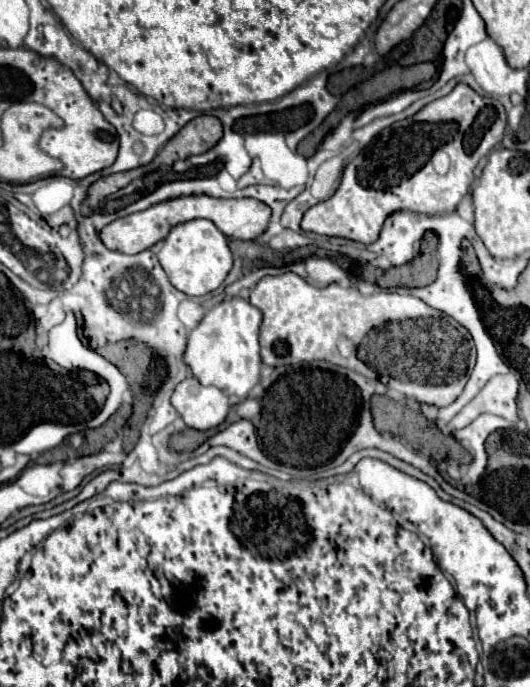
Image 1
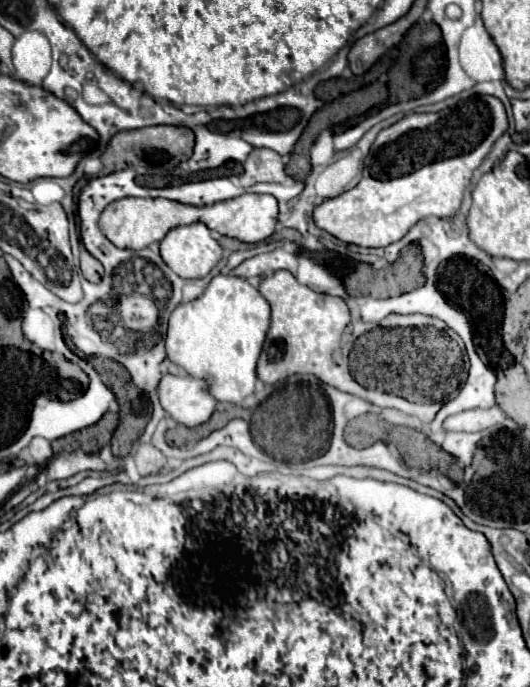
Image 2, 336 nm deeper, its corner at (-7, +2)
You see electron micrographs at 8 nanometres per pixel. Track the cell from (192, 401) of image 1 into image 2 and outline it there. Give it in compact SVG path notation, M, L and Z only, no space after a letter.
M165 375L159 381L161 407L173 421L185 427L197 427L209 421L217 401L209 395L207 383L189 375Z

